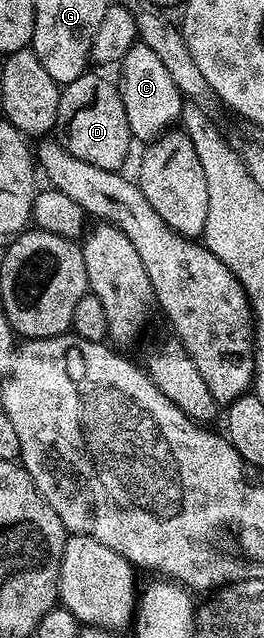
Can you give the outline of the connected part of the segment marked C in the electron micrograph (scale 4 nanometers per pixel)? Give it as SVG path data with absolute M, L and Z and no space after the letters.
M135 41L132 48L120 63L122 82L120 89L124 100L124 112L128 116L128 128L135 139L142 144L149 144L161 137L175 125L174 122L183 117L184 99L182 93L172 84L172 76L168 76L168 68L156 57L156 52L148 48L143 42Z

